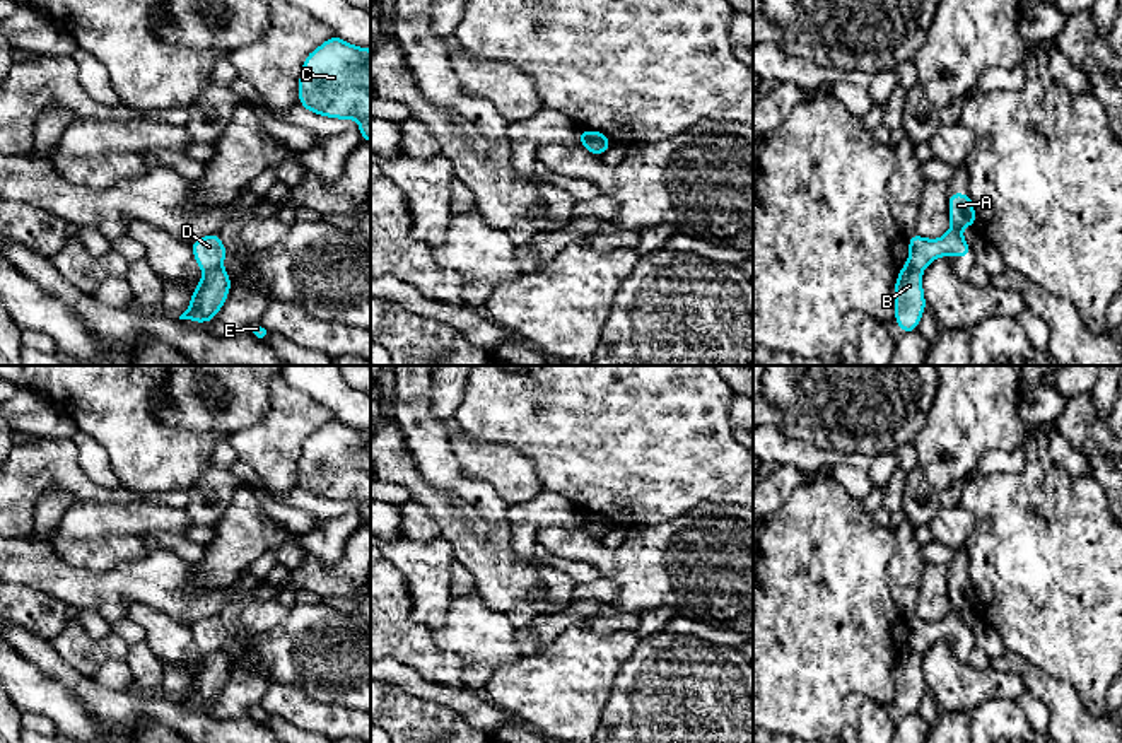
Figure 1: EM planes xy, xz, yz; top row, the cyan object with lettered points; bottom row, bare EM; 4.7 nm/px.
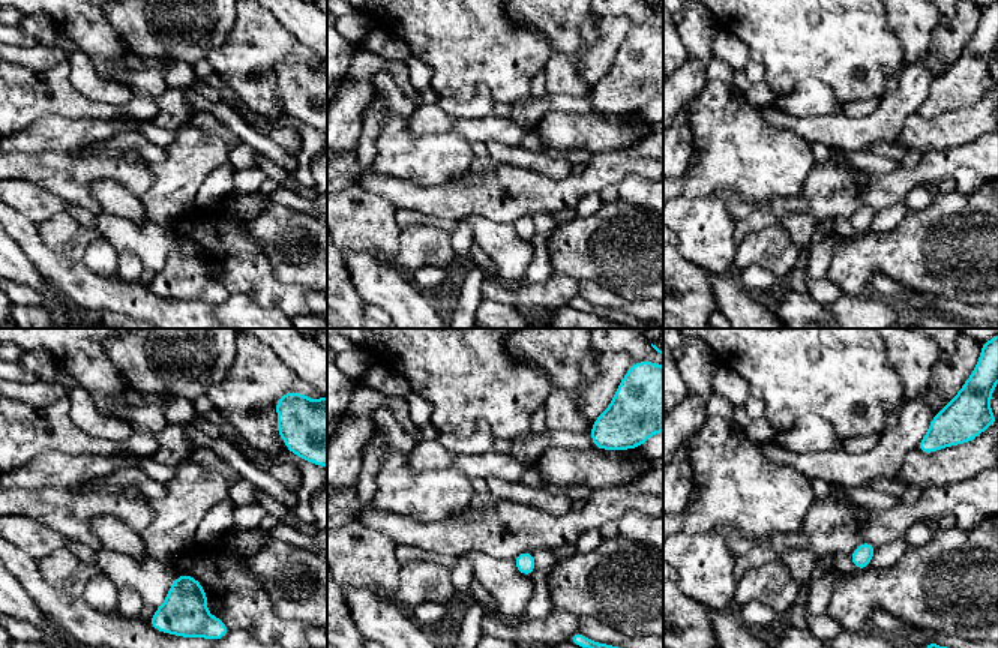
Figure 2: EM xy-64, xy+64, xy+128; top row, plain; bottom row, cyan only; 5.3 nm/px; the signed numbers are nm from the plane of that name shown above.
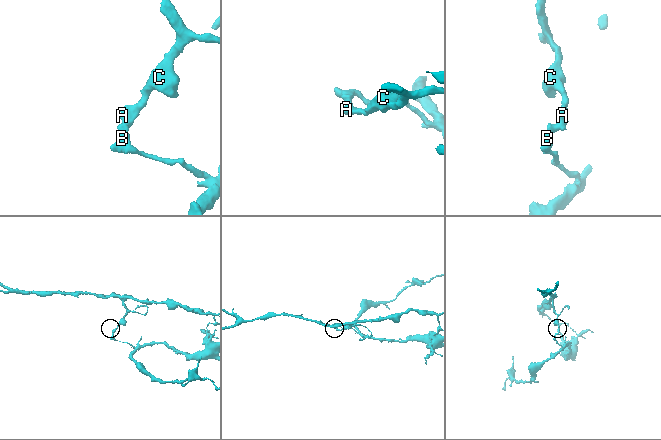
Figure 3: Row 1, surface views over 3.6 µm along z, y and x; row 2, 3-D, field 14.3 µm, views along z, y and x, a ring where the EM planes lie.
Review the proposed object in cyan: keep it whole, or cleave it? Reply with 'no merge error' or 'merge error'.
merge error

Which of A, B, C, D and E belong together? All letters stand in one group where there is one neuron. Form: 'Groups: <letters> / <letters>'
Groups: A C D / B E

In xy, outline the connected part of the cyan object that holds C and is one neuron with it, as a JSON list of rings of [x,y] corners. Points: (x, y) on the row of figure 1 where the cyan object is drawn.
[[[333,34],[302,61],[299,106],[324,118],[357,120],[371,143],[371,50]]]

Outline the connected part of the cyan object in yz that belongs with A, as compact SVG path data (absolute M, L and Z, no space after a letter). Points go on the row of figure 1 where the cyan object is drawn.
M948 191L948 208L951 227L939 239L926 239L914 232L909 236L909 265L924 270L936 258L953 254L956 260L972 254L972 246L961 237L961 229L967 225L977 225L977 214L970 193Z

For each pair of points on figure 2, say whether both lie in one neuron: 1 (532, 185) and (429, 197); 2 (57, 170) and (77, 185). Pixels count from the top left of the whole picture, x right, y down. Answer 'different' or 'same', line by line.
1: same
2: same

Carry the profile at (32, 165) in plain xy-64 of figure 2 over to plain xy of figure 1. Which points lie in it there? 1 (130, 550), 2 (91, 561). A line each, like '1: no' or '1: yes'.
1: no
2: no

